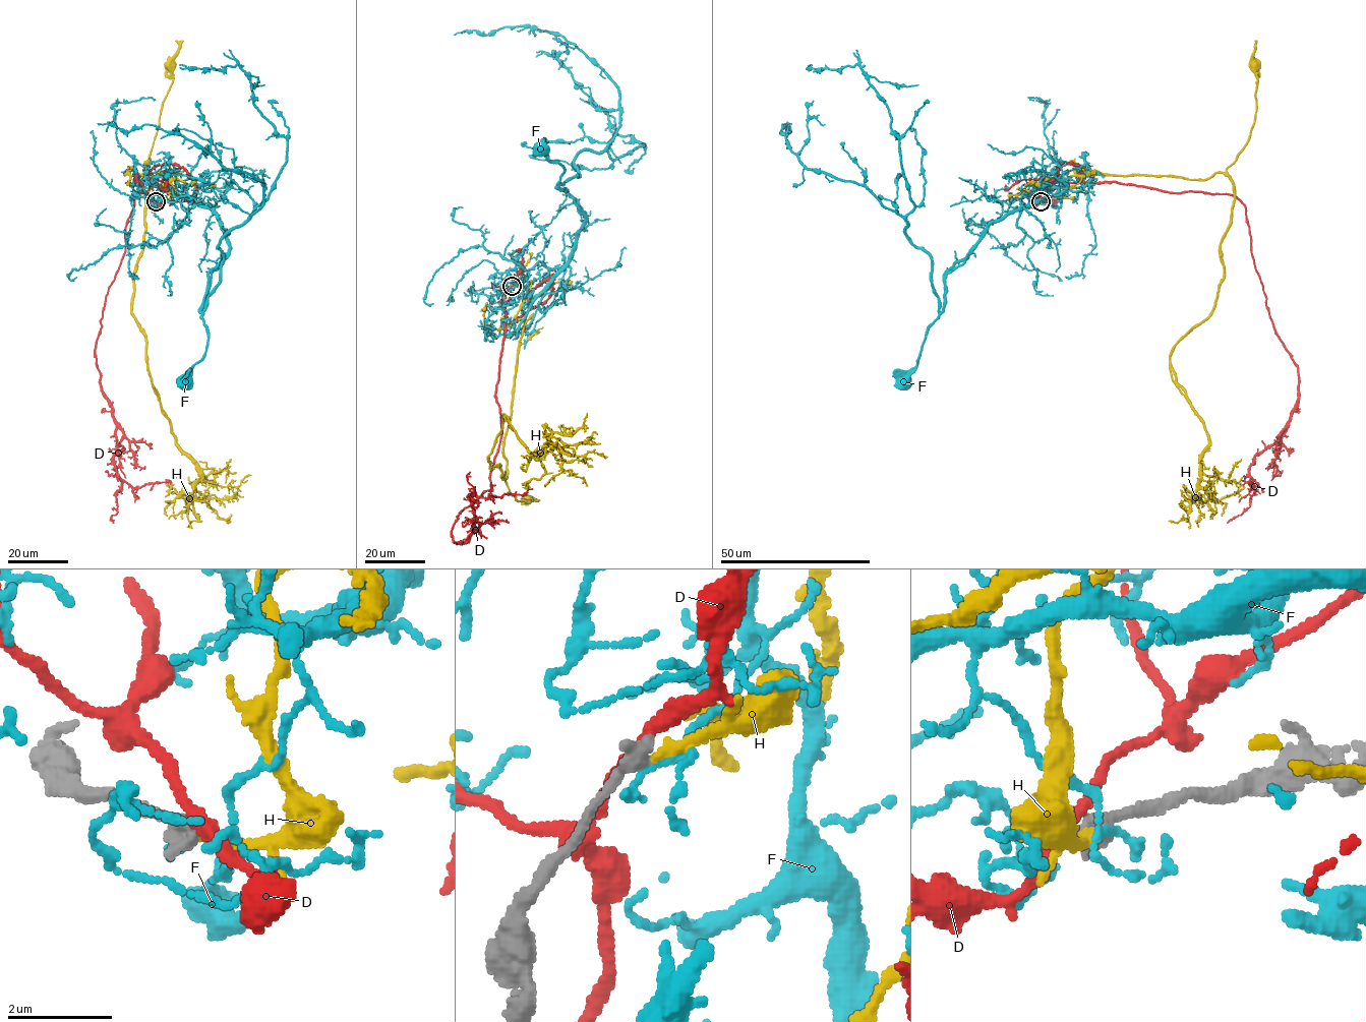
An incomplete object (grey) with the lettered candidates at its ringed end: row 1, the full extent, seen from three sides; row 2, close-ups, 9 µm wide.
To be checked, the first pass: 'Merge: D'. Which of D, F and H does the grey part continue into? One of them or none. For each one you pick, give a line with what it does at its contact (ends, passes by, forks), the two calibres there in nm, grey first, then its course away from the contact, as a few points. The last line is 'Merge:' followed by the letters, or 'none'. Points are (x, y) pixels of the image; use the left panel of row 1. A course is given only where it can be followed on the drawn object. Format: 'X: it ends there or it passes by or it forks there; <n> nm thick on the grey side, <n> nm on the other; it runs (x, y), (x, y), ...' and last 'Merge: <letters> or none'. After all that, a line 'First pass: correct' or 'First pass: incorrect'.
H: it ends there; 340 nm thick on the grey side, 200 nm on the other; it runs (156, 202), (161, 201), (159, 188), (174, 178), (163, 174), (147, 179), (162, 104), (173, 80), (171, 66)
Merge: H
First pass: incorrect

